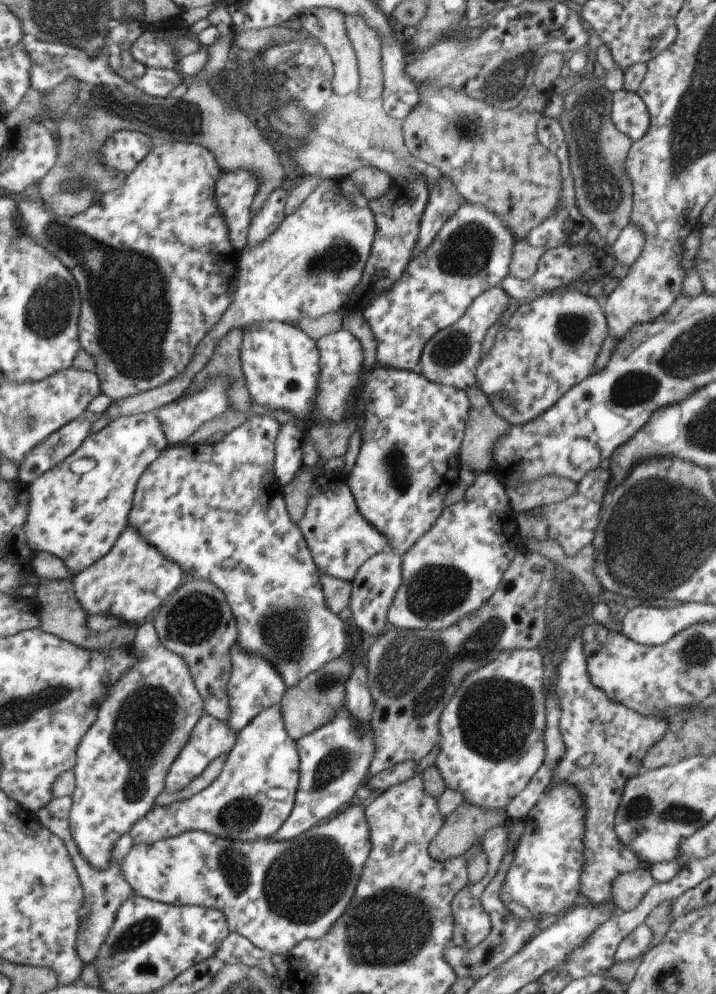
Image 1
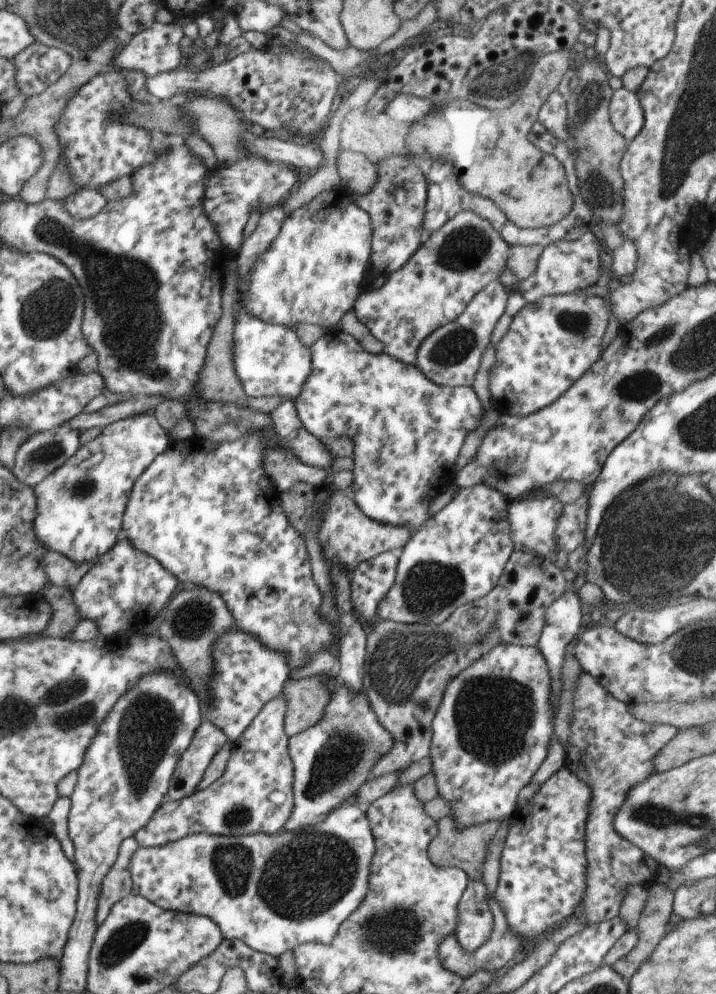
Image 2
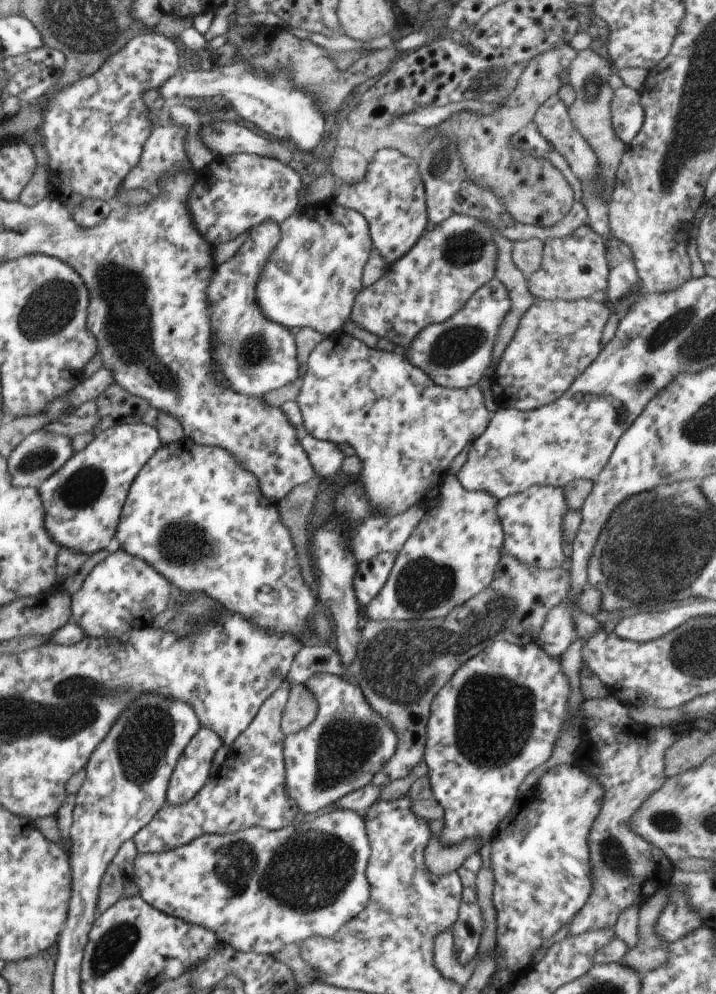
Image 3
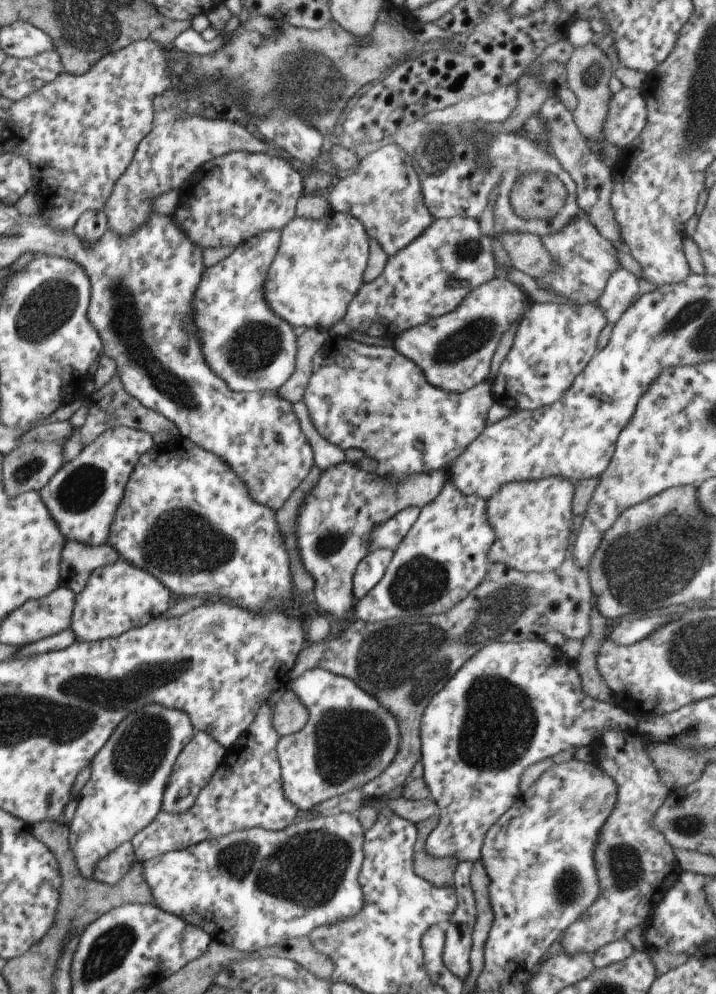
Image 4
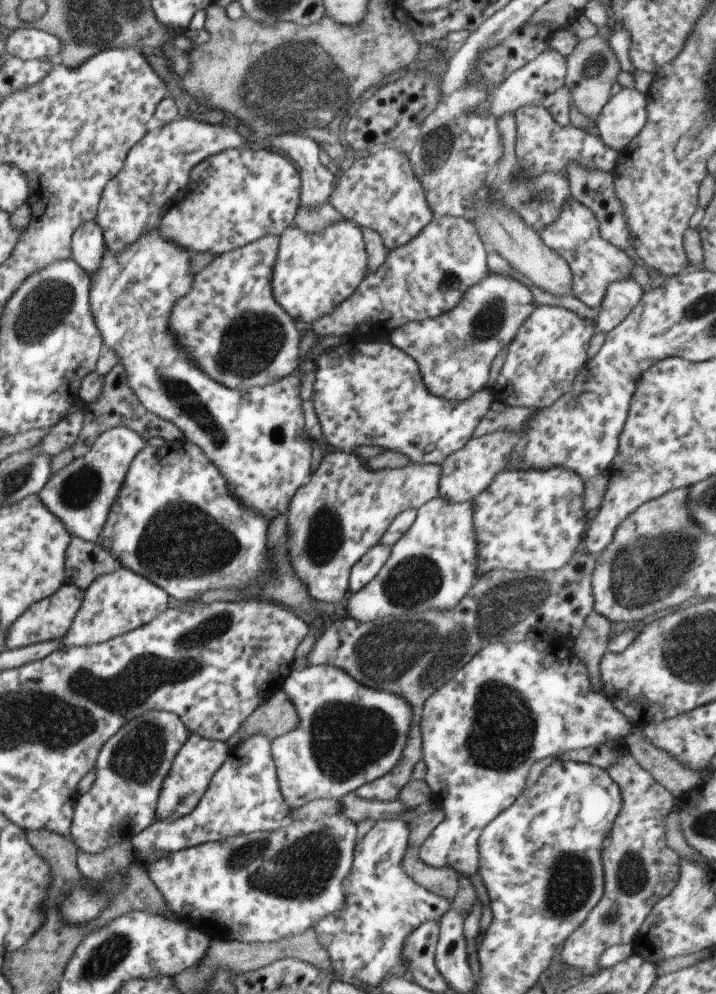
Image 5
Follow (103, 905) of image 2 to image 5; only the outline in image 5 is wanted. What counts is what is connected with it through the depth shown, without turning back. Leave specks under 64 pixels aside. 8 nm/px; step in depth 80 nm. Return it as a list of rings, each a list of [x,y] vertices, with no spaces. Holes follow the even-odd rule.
[[[126,840],[95,854],[76,851],[78,871],[83,877],[94,881],[110,879],[117,873],[123,874],[133,858],[132,844]]]

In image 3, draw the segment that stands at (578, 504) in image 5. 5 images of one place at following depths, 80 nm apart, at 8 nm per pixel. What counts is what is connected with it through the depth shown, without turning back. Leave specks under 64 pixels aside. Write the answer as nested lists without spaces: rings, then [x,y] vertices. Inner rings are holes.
[[[528,486],[525,490],[500,498],[494,510],[502,526],[502,545],[498,550],[500,555],[512,556],[520,563],[538,569],[559,567],[565,560],[561,549],[562,518],[569,508],[562,487]]]

